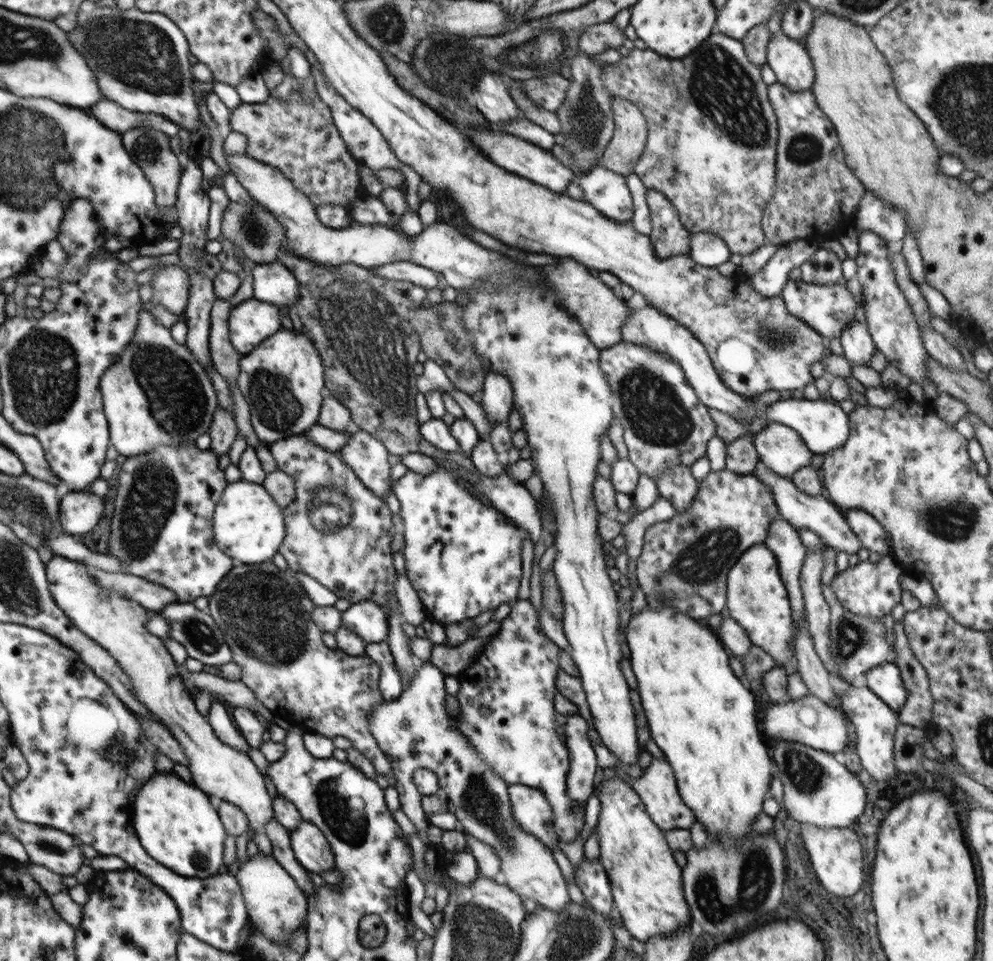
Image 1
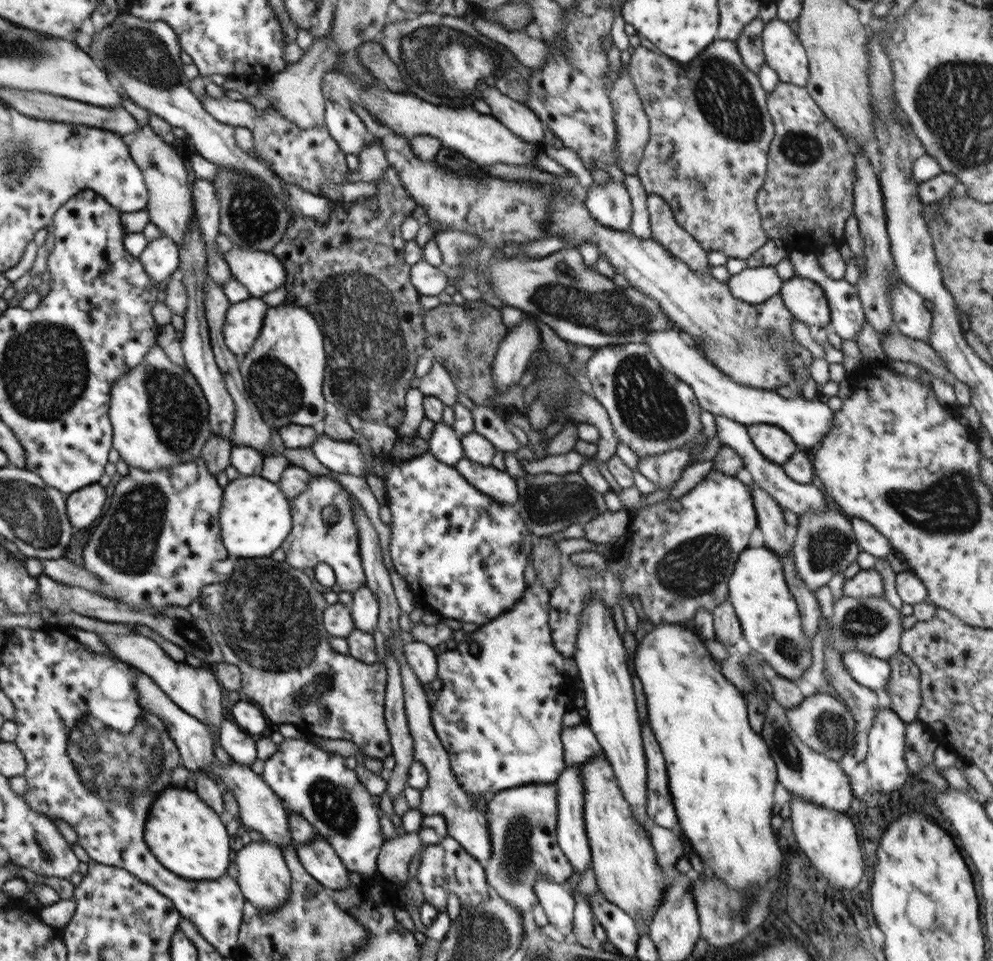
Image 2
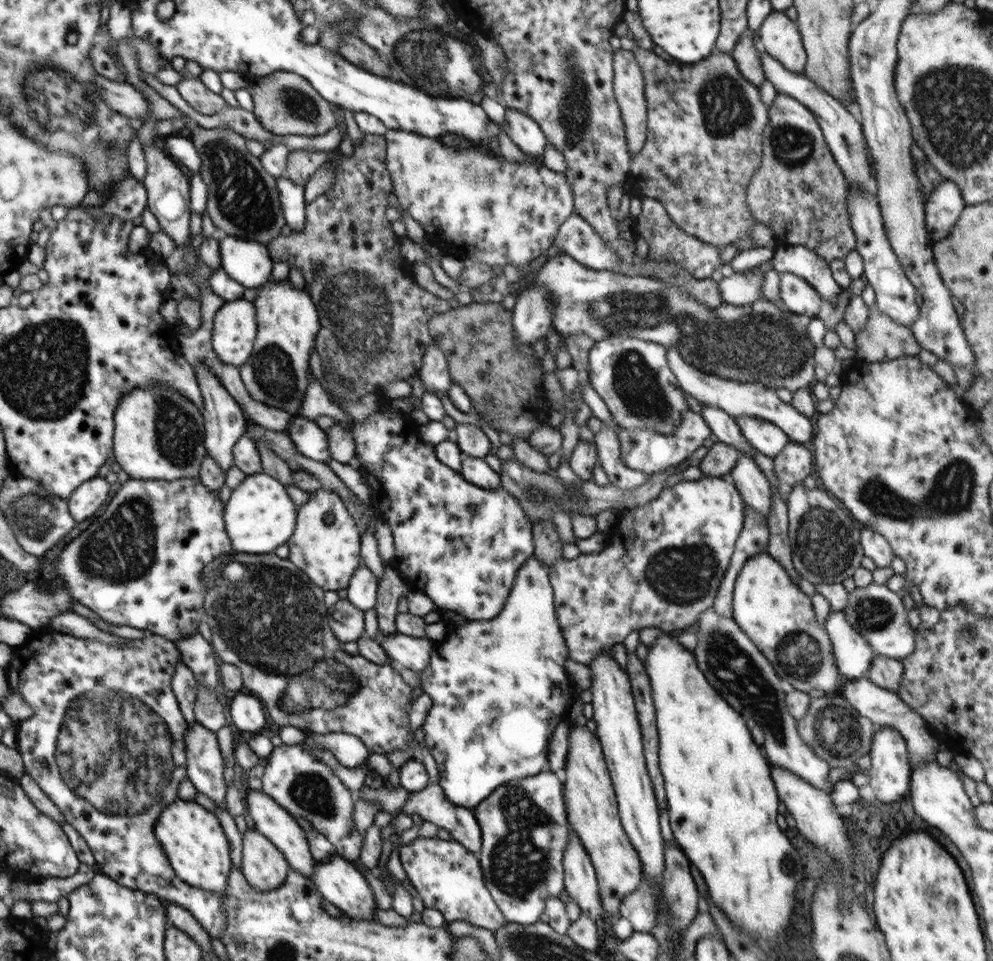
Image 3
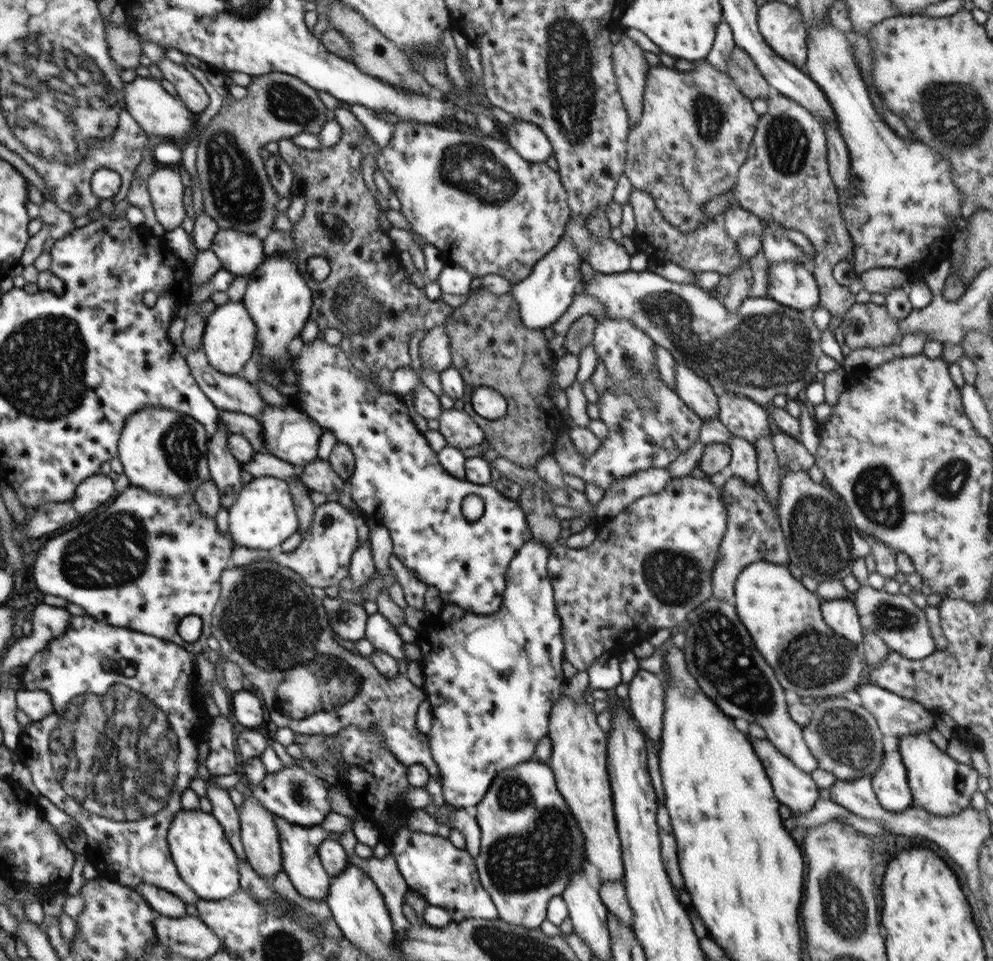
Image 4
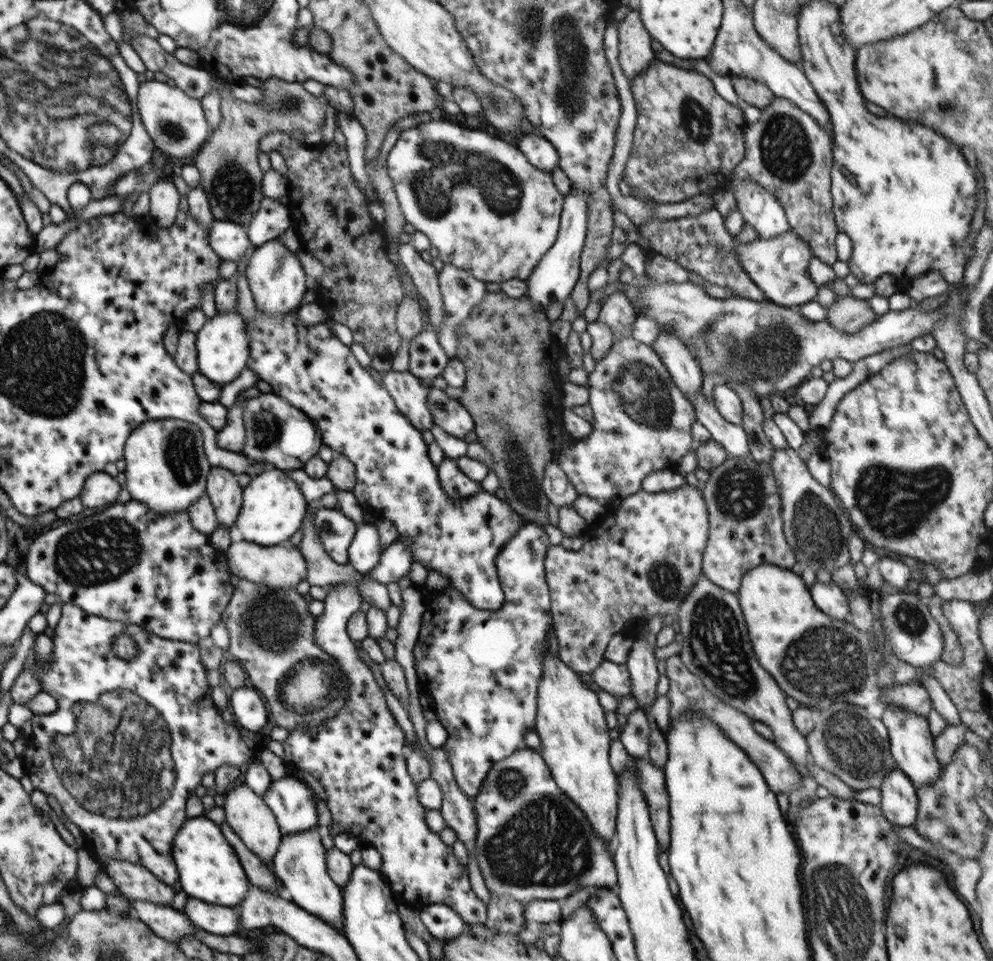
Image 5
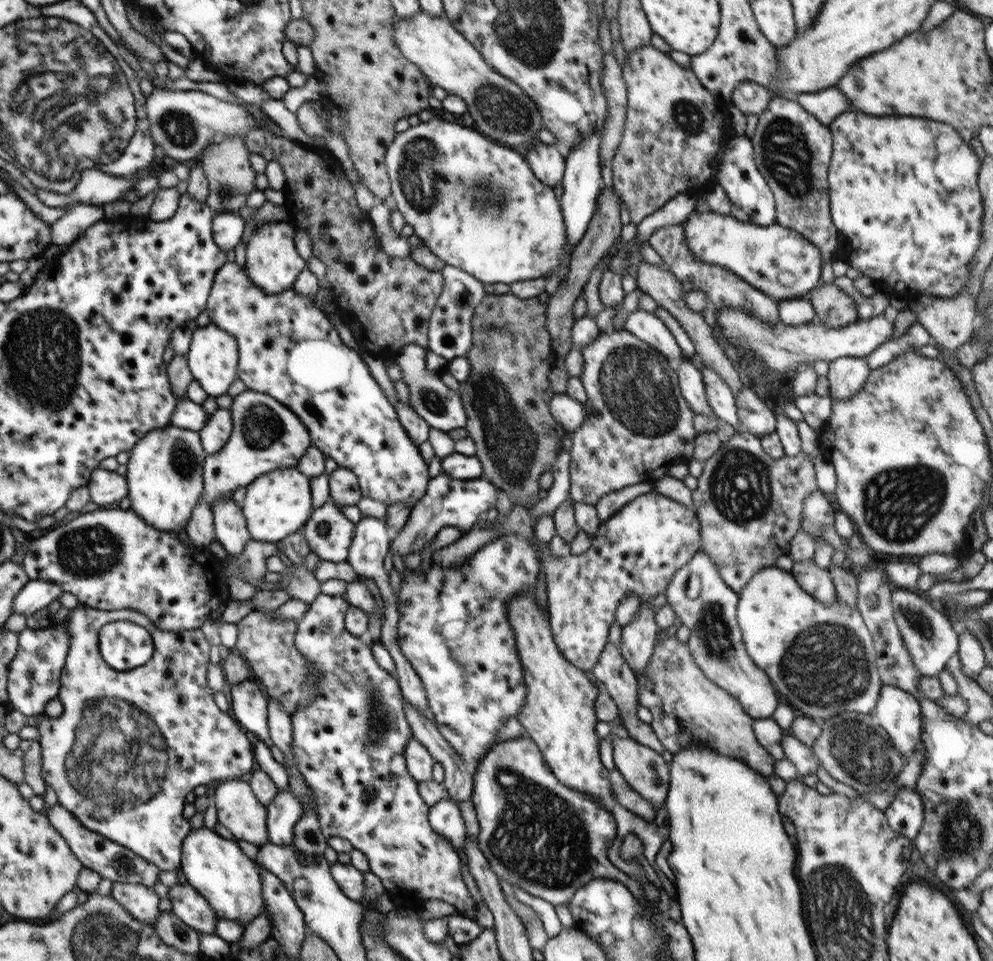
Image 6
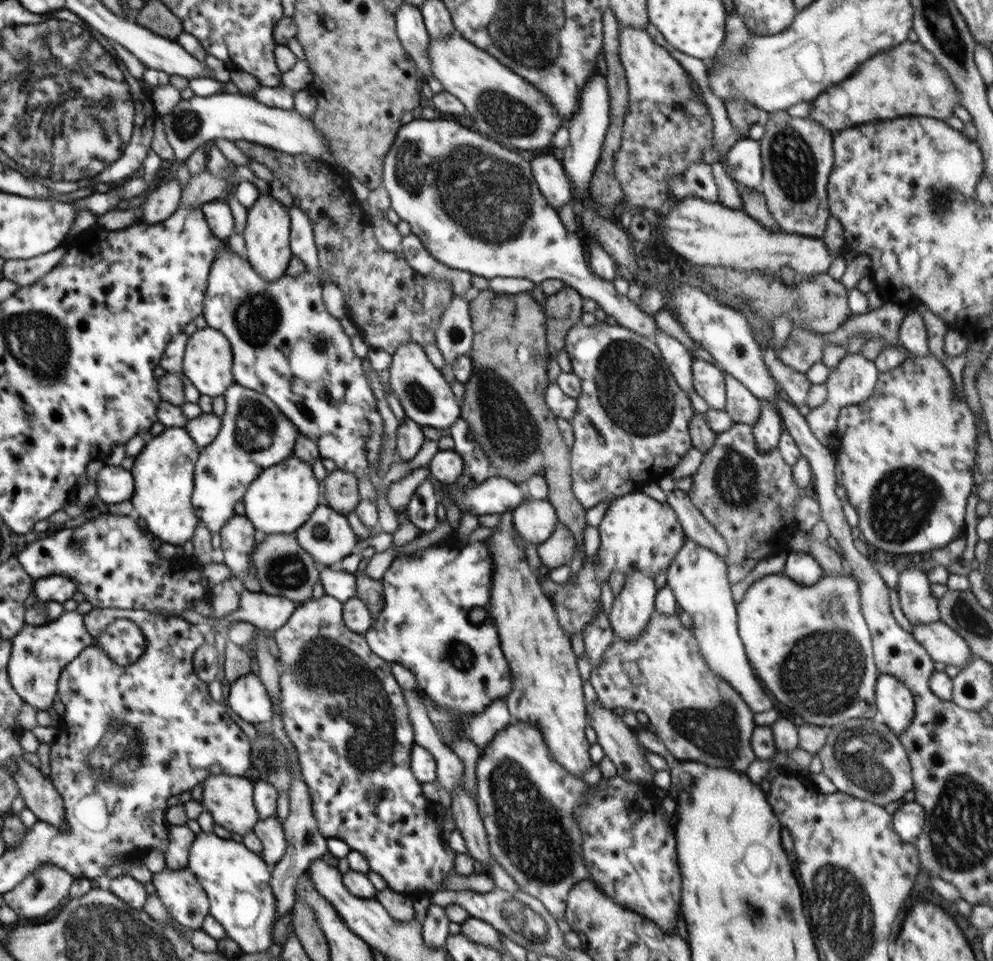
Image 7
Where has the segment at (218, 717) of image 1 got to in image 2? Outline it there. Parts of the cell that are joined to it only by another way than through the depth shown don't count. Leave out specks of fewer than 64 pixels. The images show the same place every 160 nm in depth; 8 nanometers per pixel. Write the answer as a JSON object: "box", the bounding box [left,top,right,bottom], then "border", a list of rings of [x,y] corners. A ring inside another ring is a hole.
{"box":[219,719,257,767],"border":[[[222,719],[219,742],[237,763],[250,767],[257,758],[257,742],[229,719]]]}

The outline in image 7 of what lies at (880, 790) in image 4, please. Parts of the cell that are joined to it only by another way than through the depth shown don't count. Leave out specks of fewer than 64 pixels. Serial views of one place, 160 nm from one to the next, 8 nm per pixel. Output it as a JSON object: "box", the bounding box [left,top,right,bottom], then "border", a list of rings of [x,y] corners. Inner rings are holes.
{"box":[892,801,925,843],"border":[[[901,801],[895,806],[892,825],[903,841],[915,843],[925,824],[925,810],[920,803]]]}

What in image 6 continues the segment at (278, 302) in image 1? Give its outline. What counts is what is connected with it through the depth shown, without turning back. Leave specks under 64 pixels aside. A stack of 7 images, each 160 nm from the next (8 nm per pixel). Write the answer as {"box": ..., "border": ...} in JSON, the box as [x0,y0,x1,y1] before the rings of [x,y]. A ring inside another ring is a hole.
{"box":[213,212,245,251],"border":[[[218,212],[213,217],[213,239],[224,251],[234,250],[244,234],[245,219],[242,213]]]}

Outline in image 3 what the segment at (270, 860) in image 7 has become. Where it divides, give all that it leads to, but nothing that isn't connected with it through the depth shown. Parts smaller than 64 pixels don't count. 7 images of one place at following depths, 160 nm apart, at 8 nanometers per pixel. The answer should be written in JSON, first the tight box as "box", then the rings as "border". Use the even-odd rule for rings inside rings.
{"box":[261,743,364,864],"border":[[[282,743],[273,747],[267,759],[268,763],[261,777],[261,790],[295,819],[323,834],[333,844],[338,855],[355,864],[355,860],[360,858],[364,844],[364,834],[355,827],[355,821],[352,820],[357,794],[338,779],[334,770],[314,757],[304,747],[304,743]]]}

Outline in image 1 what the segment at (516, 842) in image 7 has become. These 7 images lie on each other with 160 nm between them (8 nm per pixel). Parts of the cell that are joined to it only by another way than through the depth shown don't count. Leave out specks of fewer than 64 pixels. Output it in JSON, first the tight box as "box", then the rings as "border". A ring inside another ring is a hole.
{"box":[508,784,559,852],"border":[[[523,784],[509,785],[508,792],[514,820],[526,832],[544,841],[553,852],[559,836],[554,828],[553,809],[544,793]]]}

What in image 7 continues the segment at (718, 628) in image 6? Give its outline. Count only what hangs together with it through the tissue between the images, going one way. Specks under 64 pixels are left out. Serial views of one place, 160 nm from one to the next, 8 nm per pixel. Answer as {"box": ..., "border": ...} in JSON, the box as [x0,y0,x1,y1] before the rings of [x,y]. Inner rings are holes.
{"box":[667,534,773,713],"border":[[[684,534],[684,547],[674,556],[667,575],[667,585],[674,592],[678,607],[692,617],[690,629],[708,668],[726,682],[730,682],[730,686],[734,686],[734,690],[742,696],[742,700],[750,706],[752,712],[763,713],[772,710],[773,702],[764,692],[744,654],[744,646],[736,628],[737,608],[732,600],[727,565],[720,555],[699,546]]]}

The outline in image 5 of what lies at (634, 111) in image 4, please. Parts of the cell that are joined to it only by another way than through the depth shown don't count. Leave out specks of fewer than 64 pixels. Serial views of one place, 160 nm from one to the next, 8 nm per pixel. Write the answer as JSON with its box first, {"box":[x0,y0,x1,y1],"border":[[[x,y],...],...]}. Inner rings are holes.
{"box":[618,5,656,82],"border":[[[636,5],[631,6],[626,17],[619,22],[618,32],[618,61],[630,82],[656,60],[655,51],[650,48],[652,38],[644,30]]]}

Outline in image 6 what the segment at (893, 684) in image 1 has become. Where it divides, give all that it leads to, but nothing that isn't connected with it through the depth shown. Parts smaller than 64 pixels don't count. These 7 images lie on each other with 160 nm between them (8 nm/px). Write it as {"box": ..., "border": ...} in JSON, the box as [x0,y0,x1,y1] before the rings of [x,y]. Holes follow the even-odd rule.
{"box":[791,560,837,605],"border":[[[814,560],[794,562],[791,573],[798,585],[820,603],[830,605],[837,598],[830,572],[828,569],[820,569]]]}

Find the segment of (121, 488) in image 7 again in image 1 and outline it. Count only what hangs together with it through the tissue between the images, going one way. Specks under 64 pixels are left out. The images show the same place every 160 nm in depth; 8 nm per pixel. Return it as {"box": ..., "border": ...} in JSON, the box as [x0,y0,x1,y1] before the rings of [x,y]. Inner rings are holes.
{"box":[59,490,102,536],"border":[[[83,490],[64,495],[59,500],[59,523],[65,532],[72,536],[90,532],[102,518],[102,498]]]}

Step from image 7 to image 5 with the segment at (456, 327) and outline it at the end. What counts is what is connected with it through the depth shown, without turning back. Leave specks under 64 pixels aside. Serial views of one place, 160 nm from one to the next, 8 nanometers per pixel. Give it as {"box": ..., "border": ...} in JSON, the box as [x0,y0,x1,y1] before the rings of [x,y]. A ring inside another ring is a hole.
{"box":[438,264,488,359],"border":[[[445,264],[438,273],[439,287],[445,308],[445,319],[438,331],[438,344],[450,359],[454,358],[458,345],[455,328],[468,318],[470,311],[488,291],[483,280],[474,278],[467,270]]]}

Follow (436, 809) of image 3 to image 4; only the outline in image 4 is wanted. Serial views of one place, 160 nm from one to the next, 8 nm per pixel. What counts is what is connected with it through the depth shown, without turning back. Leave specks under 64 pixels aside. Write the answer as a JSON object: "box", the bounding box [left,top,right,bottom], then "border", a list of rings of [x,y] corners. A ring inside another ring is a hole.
{"box":[437,804,481,858],"border":[[[446,804],[438,806],[437,817],[444,819],[444,825],[459,830],[465,838],[465,849],[472,858],[478,856],[481,849],[481,830],[476,817],[472,818],[465,809],[454,810],[454,807]]]}

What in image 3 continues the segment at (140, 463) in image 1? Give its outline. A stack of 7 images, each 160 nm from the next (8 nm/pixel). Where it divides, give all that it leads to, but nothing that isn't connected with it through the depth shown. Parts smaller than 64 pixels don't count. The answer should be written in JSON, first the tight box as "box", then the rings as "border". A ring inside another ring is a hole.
{"box":[57,476,233,641],"border":[[[199,476],[184,477],[178,480],[136,480],[128,479],[122,484],[121,488],[114,494],[106,510],[102,512],[102,518],[96,519],[96,524],[90,524],[80,536],[74,538],[68,545],[63,545],[61,554],[57,558],[57,578],[62,586],[67,588],[75,602],[84,604],[88,610],[92,610],[100,619],[106,623],[131,626],[132,628],[141,628],[150,631],[152,634],[163,636],[164,638],[175,641],[176,639],[190,638],[198,632],[199,621],[204,621],[206,611],[204,611],[204,598],[206,598],[206,585],[204,585],[204,568],[212,564],[216,558],[222,555],[230,555],[233,552],[230,537],[226,533],[223,508],[224,503],[218,496],[218,492],[211,491]]]}

